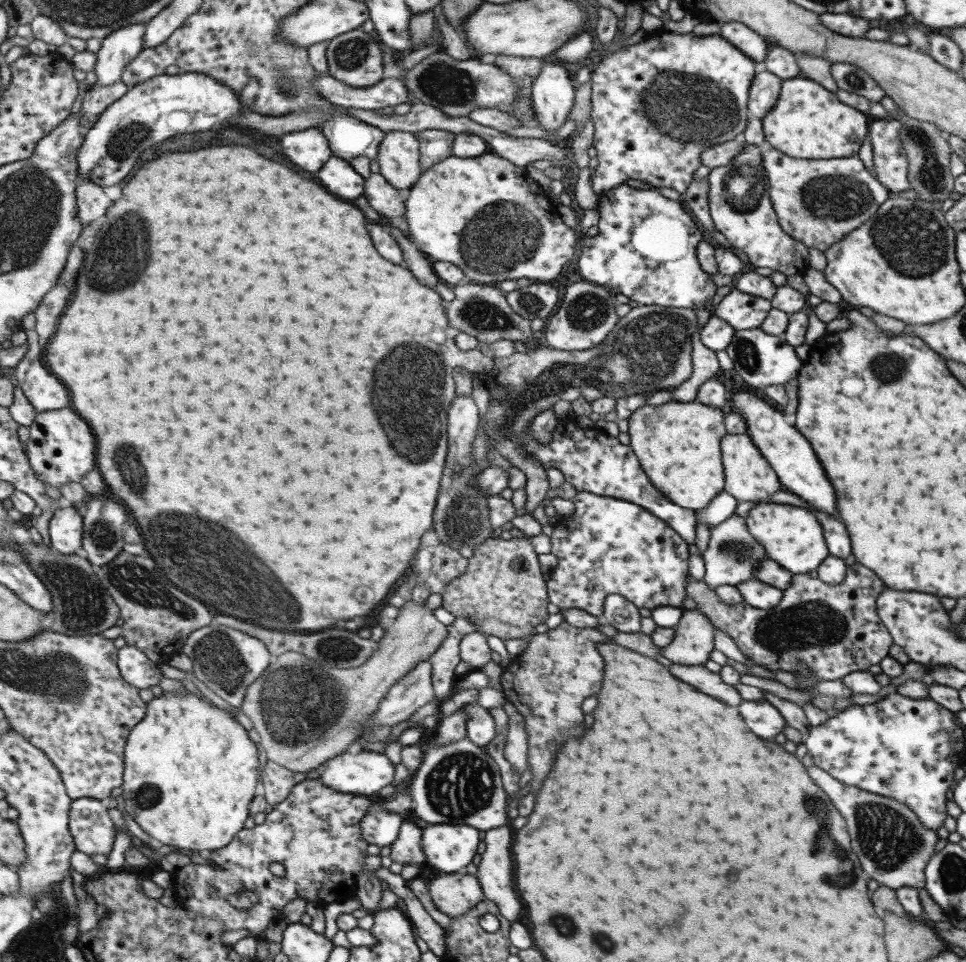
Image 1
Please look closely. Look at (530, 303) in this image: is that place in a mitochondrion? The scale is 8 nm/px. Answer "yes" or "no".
yes

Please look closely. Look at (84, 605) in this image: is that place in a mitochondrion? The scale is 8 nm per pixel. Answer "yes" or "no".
yes

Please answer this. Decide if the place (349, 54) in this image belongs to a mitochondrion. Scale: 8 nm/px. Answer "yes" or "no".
yes

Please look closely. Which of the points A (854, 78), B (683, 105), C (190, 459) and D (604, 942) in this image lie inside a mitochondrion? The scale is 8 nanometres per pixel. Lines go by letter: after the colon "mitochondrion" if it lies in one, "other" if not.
A: mitochondrion
B: mitochondrion
C: other
D: mitochondrion

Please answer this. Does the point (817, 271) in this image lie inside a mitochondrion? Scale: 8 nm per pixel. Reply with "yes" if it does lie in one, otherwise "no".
no

